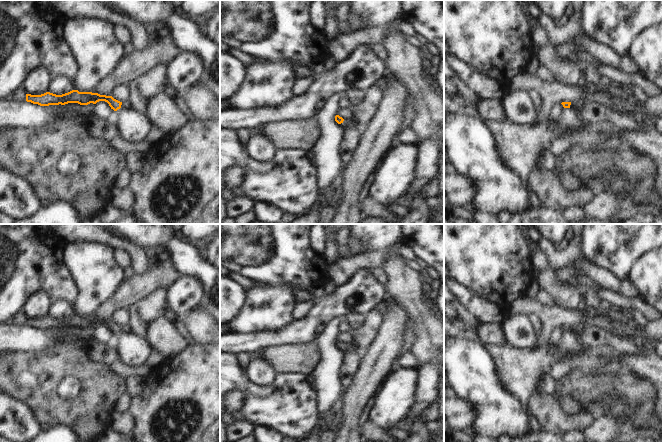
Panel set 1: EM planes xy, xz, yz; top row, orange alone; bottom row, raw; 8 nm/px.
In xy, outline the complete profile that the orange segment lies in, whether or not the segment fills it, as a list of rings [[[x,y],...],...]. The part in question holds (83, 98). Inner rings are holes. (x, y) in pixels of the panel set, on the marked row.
[[[72,90],[62,95],[46,92],[41,95],[26,94],[26,101],[40,106],[65,105],[78,103],[80,105],[96,104],[105,101],[115,111],[113,121],[115,122],[121,137],[130,142],[139,142],[147,135],[152,126],[151,121],[144,112],[132,108],[122,108],[122,102],[112,96],[100,95],[92,92],[79,92]]]

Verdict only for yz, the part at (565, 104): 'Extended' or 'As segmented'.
Extended.

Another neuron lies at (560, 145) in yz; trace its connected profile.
[[[562,135],[553,139],[550,147],[551,153],[557,158],[565,154],[571,147],[580,146],[587,150],[590,149],[591,145],[585,142],[579,142],[573,136]]]

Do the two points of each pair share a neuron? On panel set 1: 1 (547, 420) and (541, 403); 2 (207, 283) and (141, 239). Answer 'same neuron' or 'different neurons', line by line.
1: same neuron
2: same neuron

